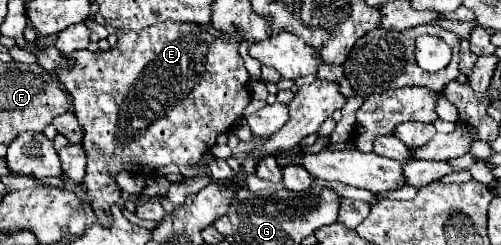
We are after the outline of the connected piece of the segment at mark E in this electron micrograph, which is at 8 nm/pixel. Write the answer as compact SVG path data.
M166 21L146 27L140 33L124 35L124 39L118 39L118 45L108 51L90 53L84 49L74 51L74 55L66 55L74 67L58 71L56 79L72 97L74 113L84 131L82 145L88 155L88 165L82 183L90 197L96 221L102 223L102 227L110 227L110 207L122 195L120 185L116 185L116 181L108 181L108 173L118 175L120 169L124 169L148 175L148 169L156 171L166 165L176 165L184 177L210 175L208 169L190 171L188 167L198 163L202 155L216 145L216 137L220 133L228 133L232 129L250 103L250 75L238 53L240 39L240 33L222 33L220 37L214 37L202 25Z

